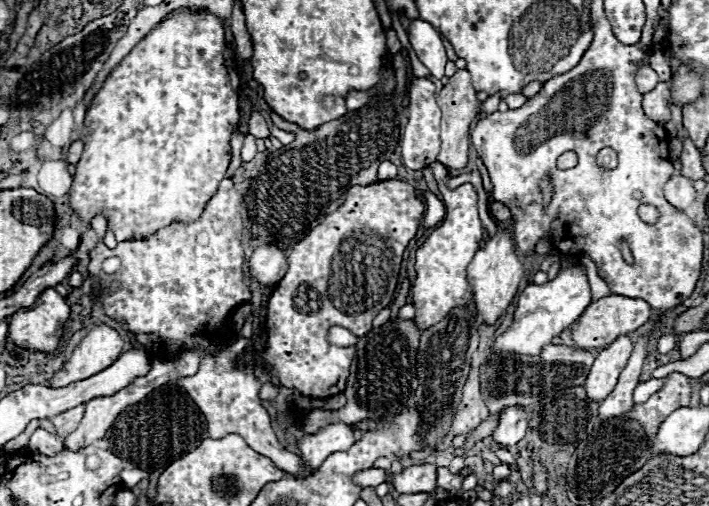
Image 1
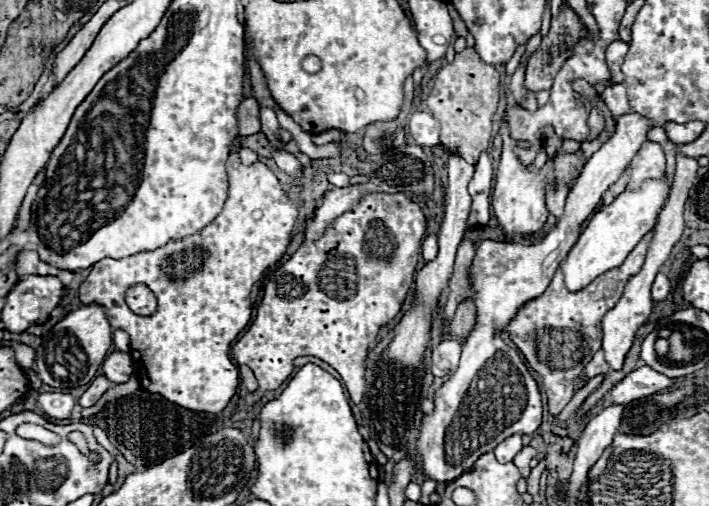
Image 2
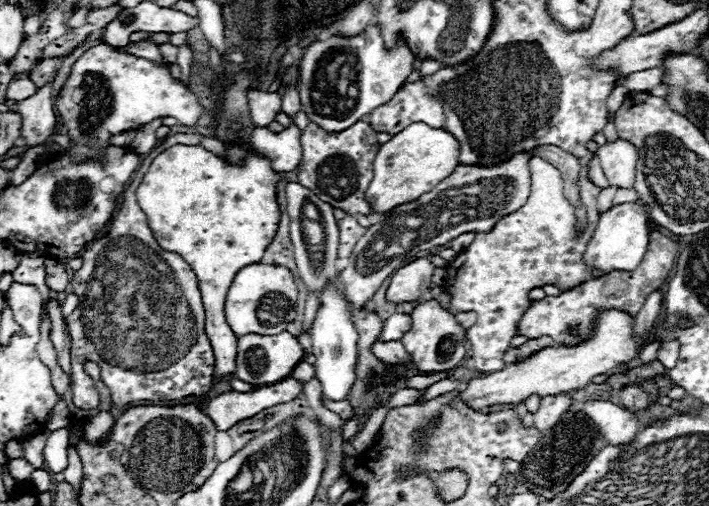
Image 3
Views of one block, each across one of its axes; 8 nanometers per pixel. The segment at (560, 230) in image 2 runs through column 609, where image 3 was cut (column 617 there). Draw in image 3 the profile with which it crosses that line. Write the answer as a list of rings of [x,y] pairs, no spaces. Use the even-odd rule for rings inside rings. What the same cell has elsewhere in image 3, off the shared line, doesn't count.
[[[620,138],[616,142],[608,142],[598,148],[598,158],[610,186],[632,188],[638,160],[638,152],[632,144]]]

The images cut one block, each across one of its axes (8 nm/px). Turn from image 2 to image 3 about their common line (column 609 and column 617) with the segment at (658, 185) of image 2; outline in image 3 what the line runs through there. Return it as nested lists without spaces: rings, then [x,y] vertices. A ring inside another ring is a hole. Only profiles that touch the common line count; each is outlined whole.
[[[624,202],[600,216],[600,222],[586,246],[584,252],[584,264],[592,268],[594,276],[604,276],[614,270],[626,270],[632,272],[642,262],[646,250],[648,250],[648,212],[644,206],[638,206],[634,202]]]

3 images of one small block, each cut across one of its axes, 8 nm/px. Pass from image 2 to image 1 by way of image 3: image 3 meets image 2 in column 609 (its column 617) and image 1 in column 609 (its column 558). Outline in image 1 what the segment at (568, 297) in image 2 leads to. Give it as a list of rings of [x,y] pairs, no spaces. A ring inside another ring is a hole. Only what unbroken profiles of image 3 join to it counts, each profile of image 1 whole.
[[[620,294],[604,296],[600,300],[594,300],[586,308],[586,312],[572,324],[570,332],[572,332],[574,346],[576,348],[598,348],[598,350],[602,350],[612,340],[616,340],[620,334],[634,332],[636,328],[646,324],[650,316],[652,316],[652,310],[650,310],[650,306],[644,300],[626,298],[626,296],[620,296]]]

